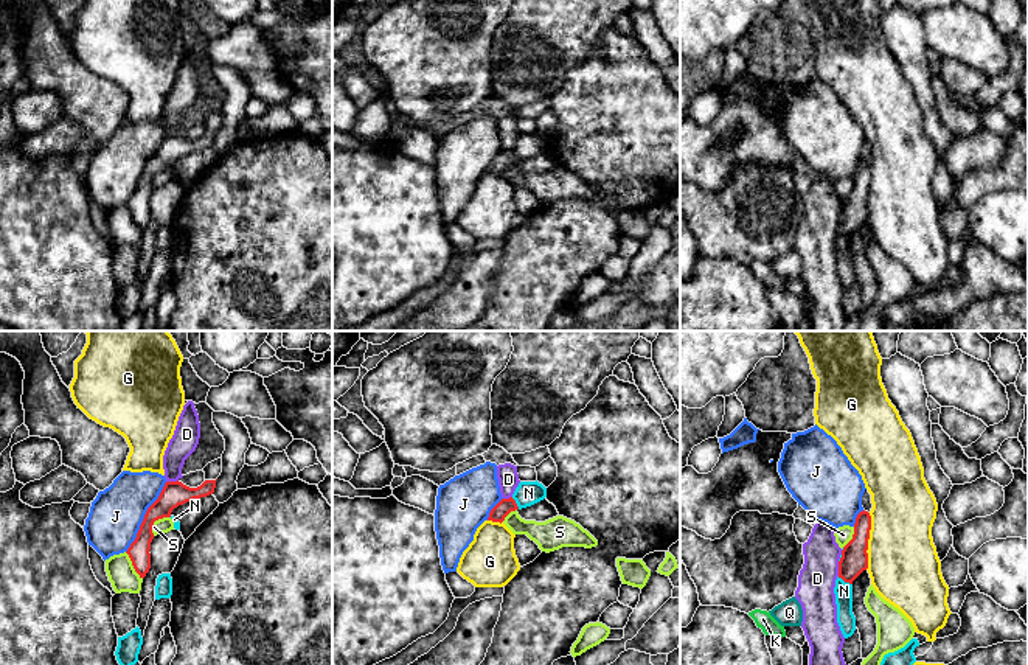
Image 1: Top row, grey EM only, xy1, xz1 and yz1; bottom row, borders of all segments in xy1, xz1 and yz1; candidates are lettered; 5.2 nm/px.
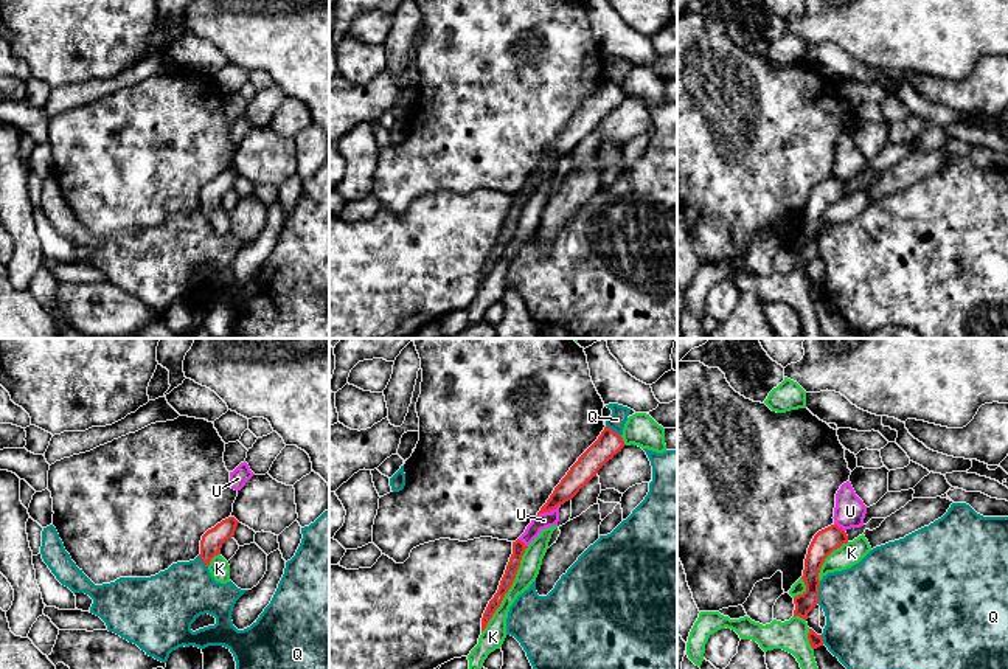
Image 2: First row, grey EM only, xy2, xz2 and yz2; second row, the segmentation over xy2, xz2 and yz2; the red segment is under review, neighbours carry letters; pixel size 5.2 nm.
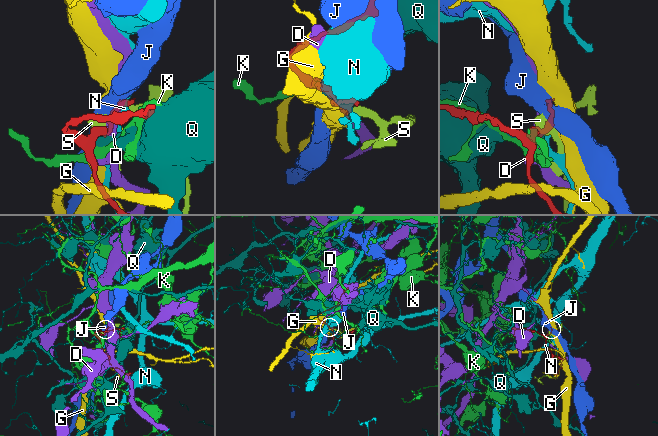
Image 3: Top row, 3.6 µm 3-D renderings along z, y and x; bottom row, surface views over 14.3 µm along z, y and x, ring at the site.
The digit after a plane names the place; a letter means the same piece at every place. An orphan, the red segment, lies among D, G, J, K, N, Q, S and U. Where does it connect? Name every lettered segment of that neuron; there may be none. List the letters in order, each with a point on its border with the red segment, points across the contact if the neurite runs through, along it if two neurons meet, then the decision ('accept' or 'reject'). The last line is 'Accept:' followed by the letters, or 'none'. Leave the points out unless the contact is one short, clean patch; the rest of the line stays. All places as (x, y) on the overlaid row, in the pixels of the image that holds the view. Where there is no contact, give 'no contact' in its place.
D: contact yz1 (839, 569); reject
G: contact yz1 (867, 541); reject
J: contact xy1 (145, 518); border xy1 (166, 482), (159, 497), (148, 508), (137, 536), (126, 552); reject
K: contact xz2 (508, 589); reject
N: contact yz1 (845, 581); reject
Q: contact yz2 (817, 592); reject
S: contact xy1 (156, 519); reject
U: contact xz2 (549, 511); border xz2 (559, 503), (538, 516); reject
Accept: none

